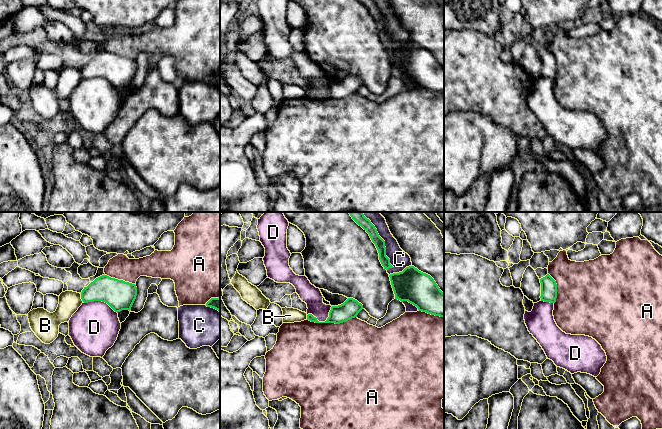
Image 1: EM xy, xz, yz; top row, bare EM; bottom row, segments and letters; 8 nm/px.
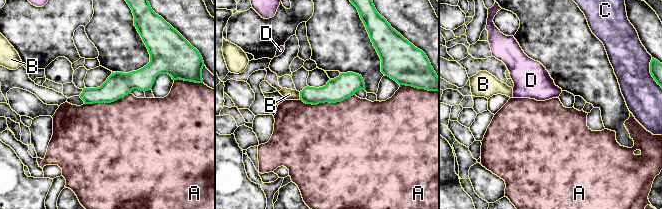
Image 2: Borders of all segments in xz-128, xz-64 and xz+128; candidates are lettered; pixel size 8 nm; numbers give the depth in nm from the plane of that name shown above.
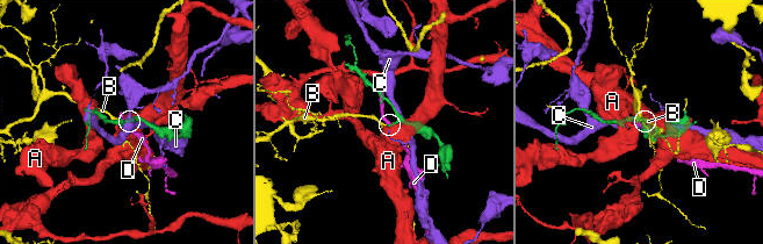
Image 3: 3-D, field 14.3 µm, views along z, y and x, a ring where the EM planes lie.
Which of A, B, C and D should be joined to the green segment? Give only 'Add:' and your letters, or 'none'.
Add: none

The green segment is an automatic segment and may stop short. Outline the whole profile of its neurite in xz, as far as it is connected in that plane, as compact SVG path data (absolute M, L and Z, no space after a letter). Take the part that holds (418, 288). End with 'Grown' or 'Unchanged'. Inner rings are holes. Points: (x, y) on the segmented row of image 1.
M409 266L389 277L395 299L408 301L419 311L444 317L444 293L430 275Z. Unchanged

